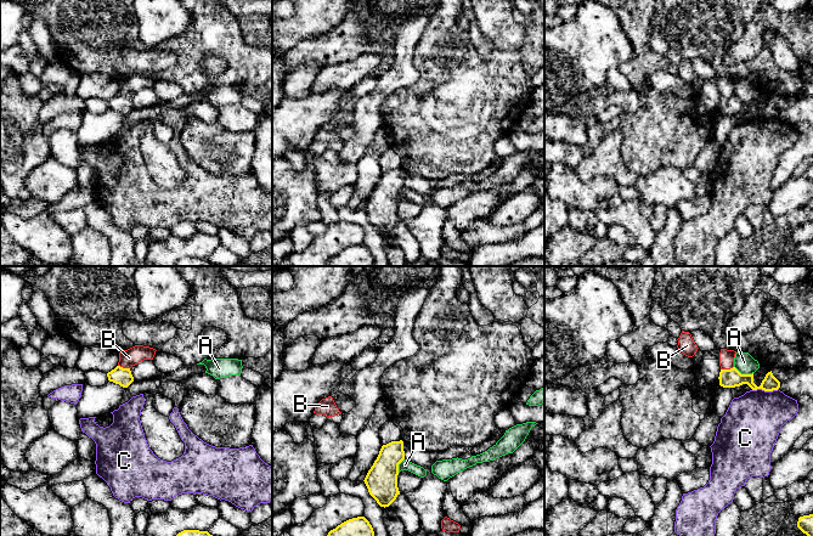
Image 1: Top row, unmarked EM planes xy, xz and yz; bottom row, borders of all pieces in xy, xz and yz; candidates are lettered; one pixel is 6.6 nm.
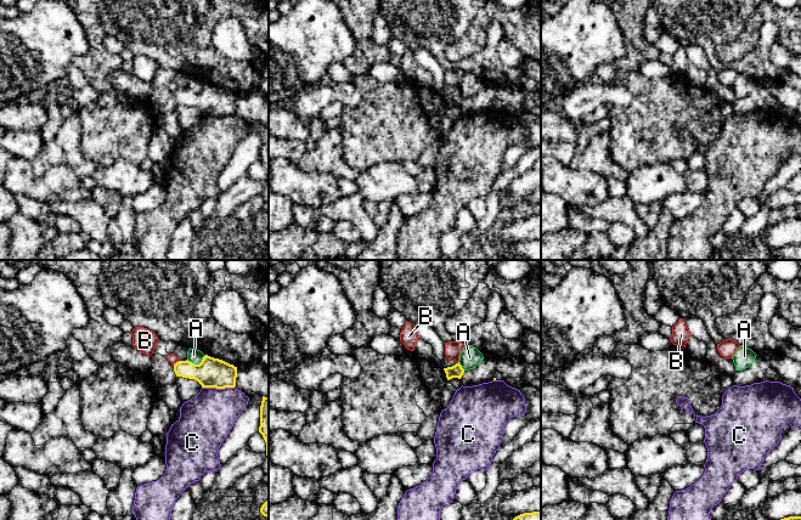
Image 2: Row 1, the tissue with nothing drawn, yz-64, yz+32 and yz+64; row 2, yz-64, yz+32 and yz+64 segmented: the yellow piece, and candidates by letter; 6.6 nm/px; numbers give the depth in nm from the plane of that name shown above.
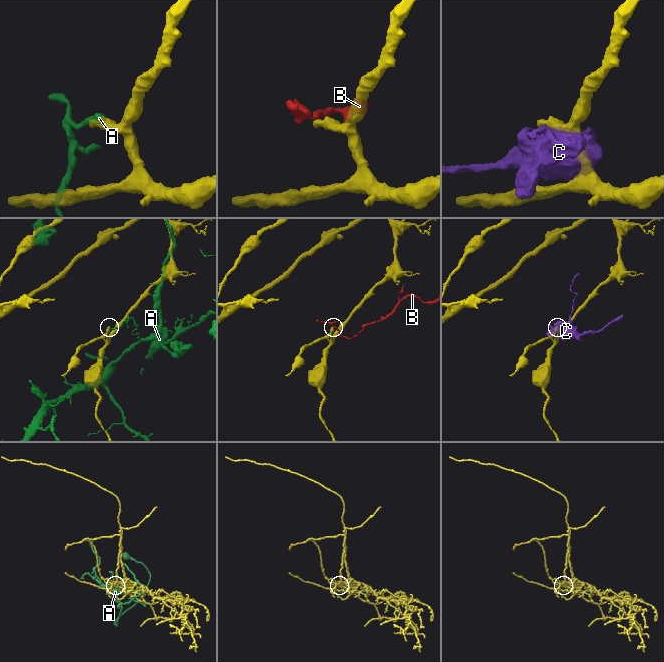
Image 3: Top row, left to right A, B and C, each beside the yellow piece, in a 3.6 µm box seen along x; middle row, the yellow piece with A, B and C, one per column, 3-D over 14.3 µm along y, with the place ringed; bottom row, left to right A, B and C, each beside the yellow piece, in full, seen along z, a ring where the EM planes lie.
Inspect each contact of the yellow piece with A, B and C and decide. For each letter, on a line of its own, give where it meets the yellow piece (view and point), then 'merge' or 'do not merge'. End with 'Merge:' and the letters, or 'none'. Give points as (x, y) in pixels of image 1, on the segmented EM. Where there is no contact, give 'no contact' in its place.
A: yz (744, 374) | do not merge
B: yz (727, 370) | do not merge
C: yz (764, 390) | do not merge
Merge: none

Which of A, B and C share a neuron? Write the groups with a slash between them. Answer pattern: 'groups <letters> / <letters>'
groups A / B / C

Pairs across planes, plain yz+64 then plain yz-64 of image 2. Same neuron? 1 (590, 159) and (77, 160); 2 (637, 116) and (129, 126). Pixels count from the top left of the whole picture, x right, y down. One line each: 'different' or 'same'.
1: same
2: same

